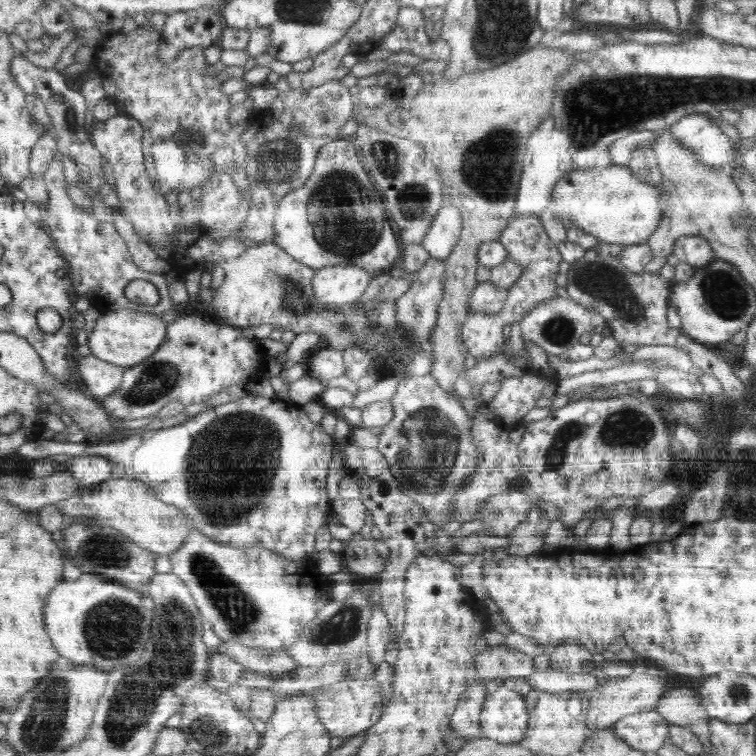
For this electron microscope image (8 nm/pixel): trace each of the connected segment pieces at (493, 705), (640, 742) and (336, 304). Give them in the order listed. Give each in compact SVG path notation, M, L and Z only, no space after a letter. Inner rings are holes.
M496 683L484 699L479 718L481 734L502 744L523 743L529 723L526 701L514 691L511 684Z
M654 708L624 716L612 729L630 748L643 753L656 752L668 739L669 722Z
M354 265L327 266L315 271L312 286L316 300L325 308L342 309L346 303L356 302L376 272Z

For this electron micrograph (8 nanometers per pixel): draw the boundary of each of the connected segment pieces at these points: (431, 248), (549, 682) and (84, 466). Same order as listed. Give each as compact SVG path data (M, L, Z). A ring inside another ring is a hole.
M445 204L436 214L436 218L422 242L423 247L431 257L446 260L459 241L462 228L460 209Z
M554 670L546 672L534 672L528 678L522 678L529 685L531 690L539 690L548 694L562 694L566 691L587 691L595 689L604 677L595 674L574 675Z
M86 454L73 458L72 474L80 486L97 486L111 478L112 462L104 456Z

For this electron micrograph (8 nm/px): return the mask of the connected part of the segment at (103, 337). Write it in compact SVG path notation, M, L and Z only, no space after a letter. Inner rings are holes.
M113 309L103 313L87 336L91 354L114 366L123 369L132 368L154 354L154 351L162 344L168 321L167 317L161 318L128 309Z

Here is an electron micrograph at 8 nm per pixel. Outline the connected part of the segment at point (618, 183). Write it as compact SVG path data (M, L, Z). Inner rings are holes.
M627 166L576 170L558 182L549 209L556 218L590 233L602 242L634 246L646 243L663 219L658 186L636 177Z

